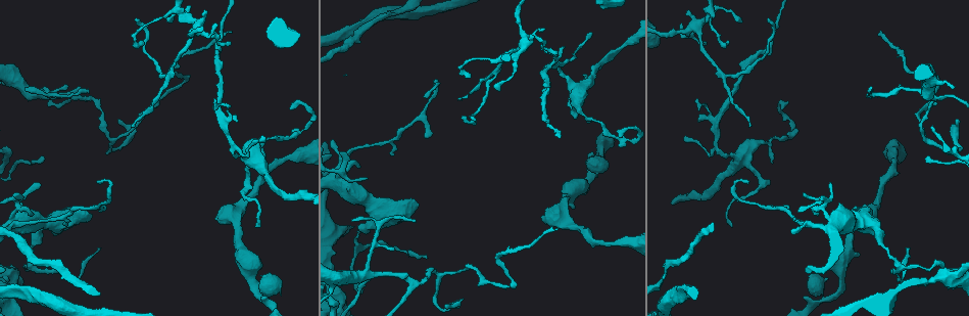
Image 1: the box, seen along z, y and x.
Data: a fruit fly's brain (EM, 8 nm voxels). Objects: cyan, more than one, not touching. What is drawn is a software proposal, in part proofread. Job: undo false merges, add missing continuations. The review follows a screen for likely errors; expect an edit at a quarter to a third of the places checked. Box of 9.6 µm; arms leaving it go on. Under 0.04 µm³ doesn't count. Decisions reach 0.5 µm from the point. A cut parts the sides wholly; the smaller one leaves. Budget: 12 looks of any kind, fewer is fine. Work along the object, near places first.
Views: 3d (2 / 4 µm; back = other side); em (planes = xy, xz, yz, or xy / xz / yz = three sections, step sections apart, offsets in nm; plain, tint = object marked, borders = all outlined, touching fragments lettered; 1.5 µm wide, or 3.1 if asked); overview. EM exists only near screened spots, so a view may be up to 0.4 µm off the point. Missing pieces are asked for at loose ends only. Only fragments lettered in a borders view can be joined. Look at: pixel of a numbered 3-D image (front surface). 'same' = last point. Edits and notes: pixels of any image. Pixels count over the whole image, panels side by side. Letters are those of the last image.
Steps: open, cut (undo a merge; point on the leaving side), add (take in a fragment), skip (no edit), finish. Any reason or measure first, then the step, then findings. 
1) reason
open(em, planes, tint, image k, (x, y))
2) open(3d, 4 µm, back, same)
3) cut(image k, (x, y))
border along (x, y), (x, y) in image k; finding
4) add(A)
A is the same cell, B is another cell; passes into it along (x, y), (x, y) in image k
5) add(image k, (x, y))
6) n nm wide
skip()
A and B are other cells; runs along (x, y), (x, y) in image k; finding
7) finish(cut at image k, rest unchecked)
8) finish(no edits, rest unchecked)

tapers out
open(em, planes, borders, image 1, (591, 122))

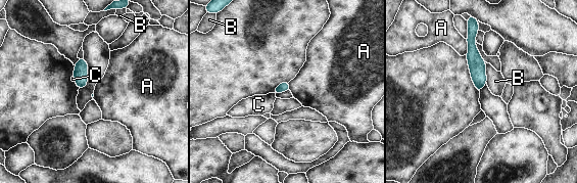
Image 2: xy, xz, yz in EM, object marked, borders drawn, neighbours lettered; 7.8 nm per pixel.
70 nm wide
skip()
A, B and C are other cells; none of them fits

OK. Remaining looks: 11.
an open end
open(em, planes, borders, image 1, (426, 137))

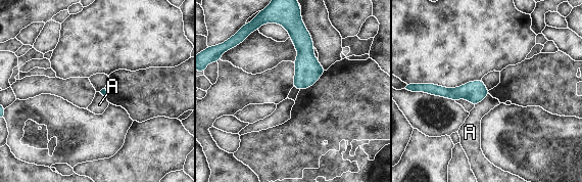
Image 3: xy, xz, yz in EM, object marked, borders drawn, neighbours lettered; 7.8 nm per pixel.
skip()
A is another cell; border along (488, 93), (475, 106) in image 3; none of them fits

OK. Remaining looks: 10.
an open end
open(em, yz, step 4, tint, image 1, (749, 125))

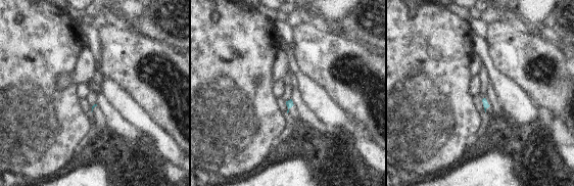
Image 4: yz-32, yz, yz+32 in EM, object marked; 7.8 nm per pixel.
open(em, planes, borders, same)

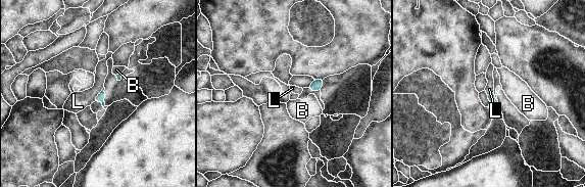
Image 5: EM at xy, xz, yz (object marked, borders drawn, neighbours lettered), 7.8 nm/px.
60 nm wide
skip()
B and L are other cells; no lettered fragment goes on from it

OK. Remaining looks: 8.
tapers out
open(3d, 2 µm, image 1, (341, 153))

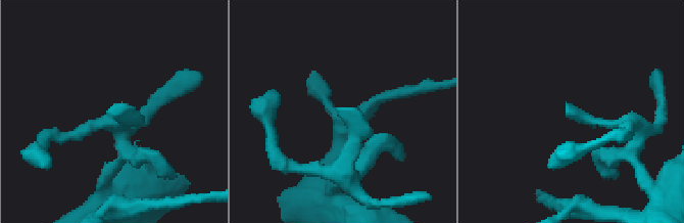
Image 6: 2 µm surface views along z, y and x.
open(em, planes, tint, image 6, (106, 110))

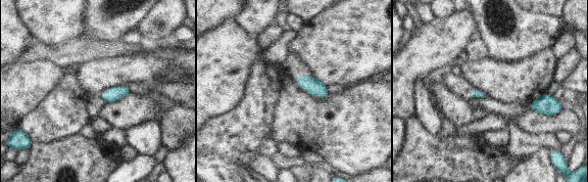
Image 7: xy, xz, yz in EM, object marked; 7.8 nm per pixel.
what lies round it
open(em, planes, borders, same)

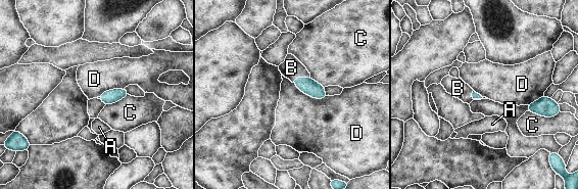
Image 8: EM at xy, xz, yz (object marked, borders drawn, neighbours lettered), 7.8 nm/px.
add(B)
B is the same cell, A, C and D are other cells; passes into it along (308, 86), (299, 78), (291, 67) in image 8; it goes on there

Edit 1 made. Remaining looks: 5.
open(overview)

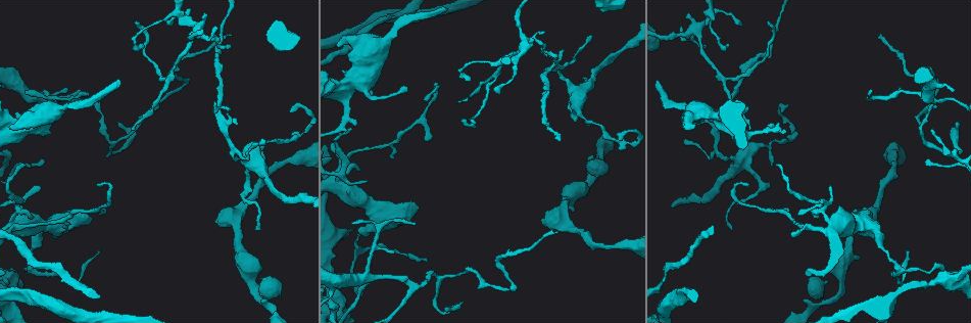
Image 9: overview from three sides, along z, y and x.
open(3d, 4 µm, image 9, (244, 254))

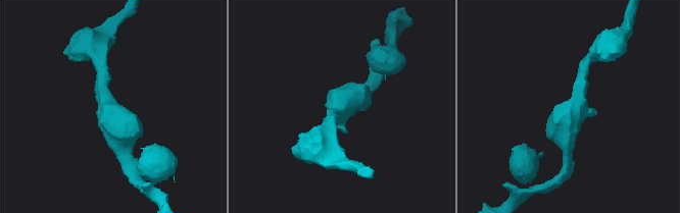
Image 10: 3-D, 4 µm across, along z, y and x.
arms of 190, 200 nm; need the tissue
open(em, planes, tint, image 10, (335, 113))

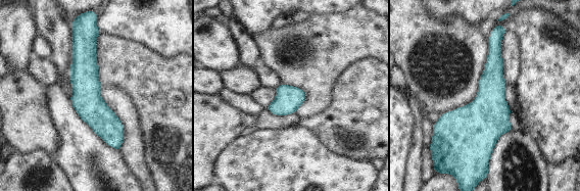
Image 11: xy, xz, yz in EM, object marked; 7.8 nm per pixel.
what lies round it
open(em, planes, borders, same)

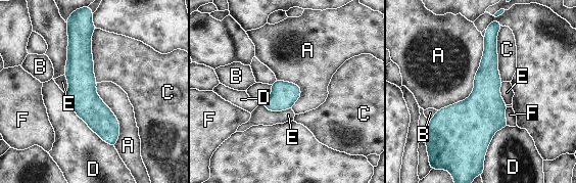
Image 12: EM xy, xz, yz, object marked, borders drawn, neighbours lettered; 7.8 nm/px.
skip()
A, B, C, D, E and F are other cells; runs along (83, 29), (82, 96), (112, 142) in image 12; continuous, no second neuron

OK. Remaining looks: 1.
finish(add at image 8, rest unchecked)

